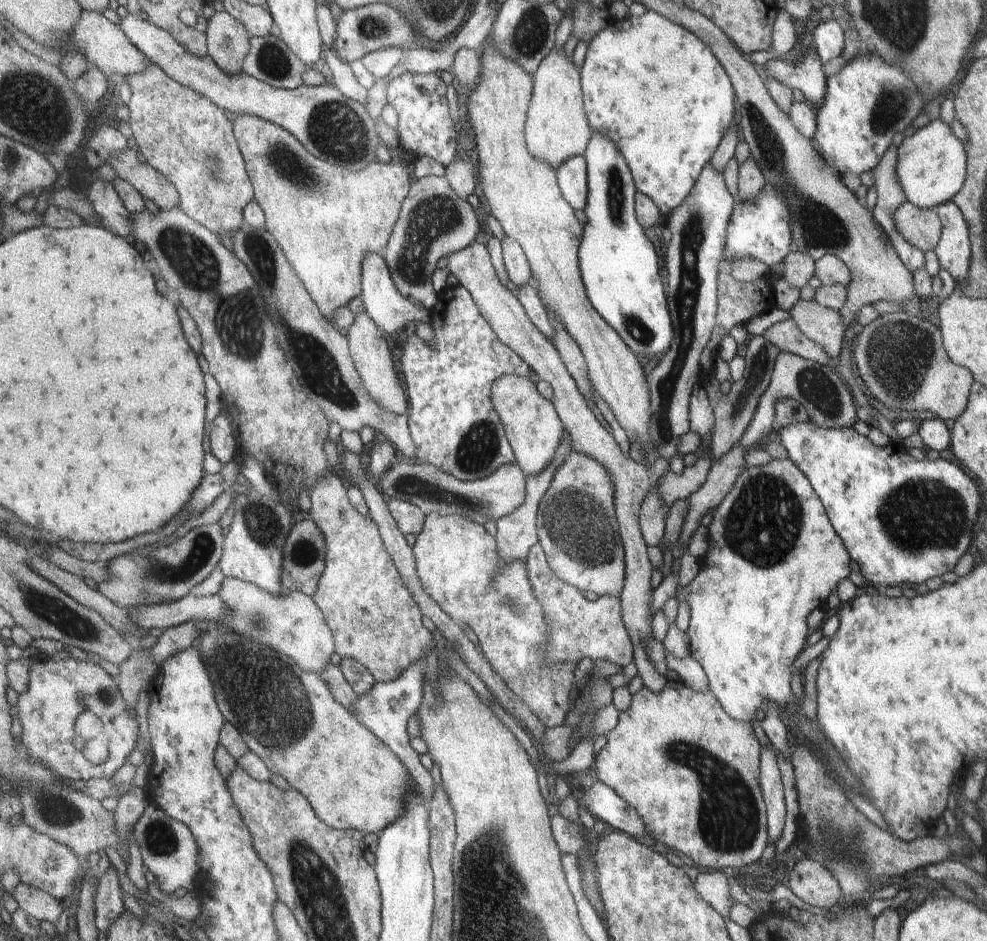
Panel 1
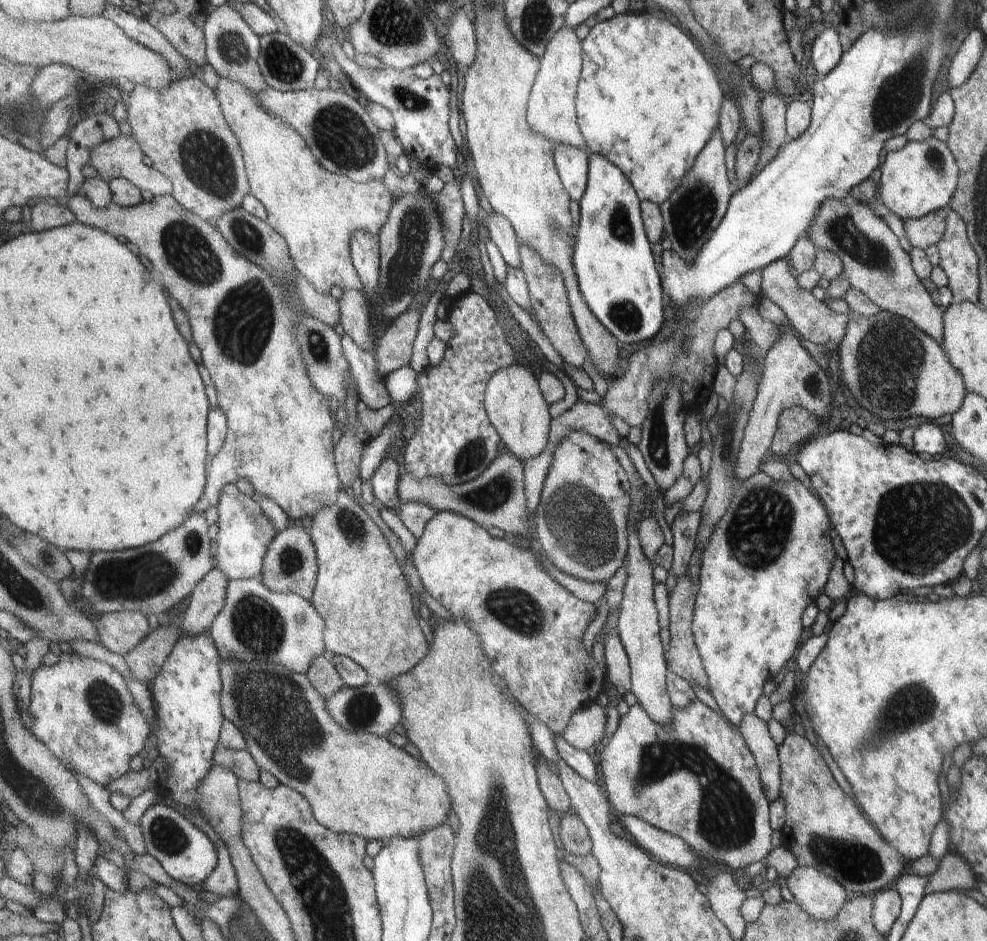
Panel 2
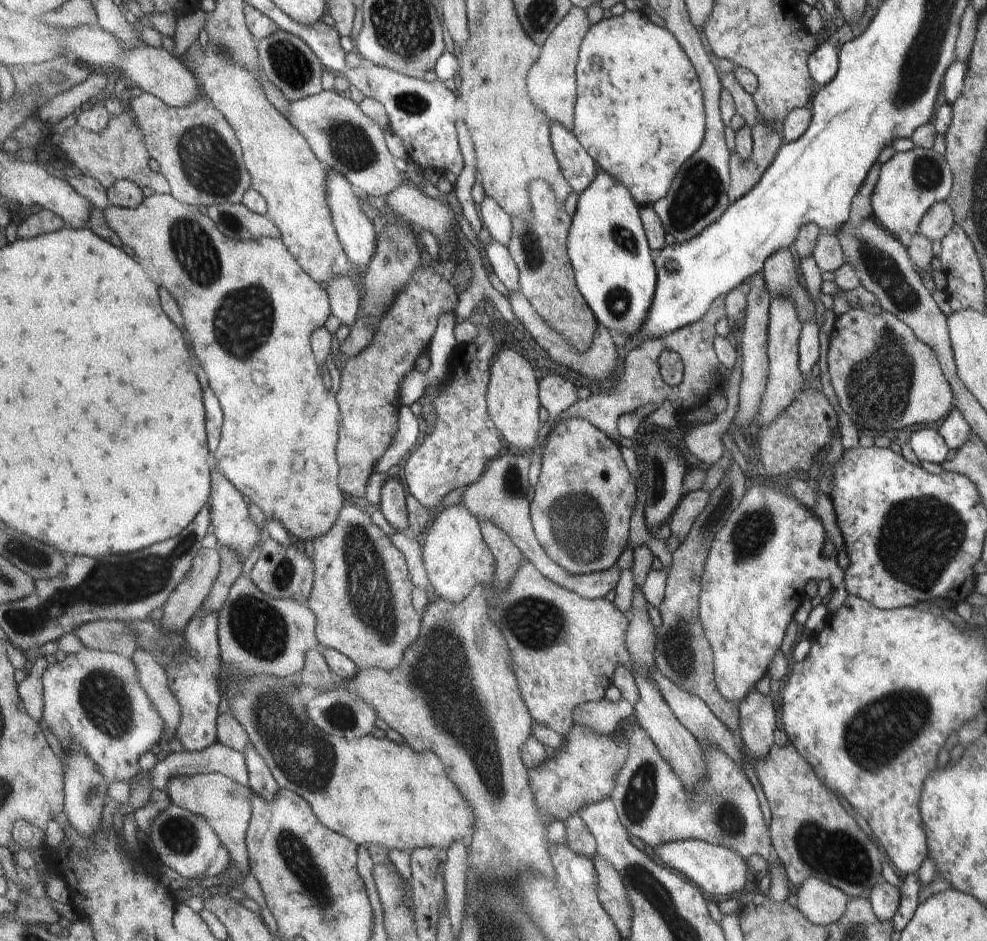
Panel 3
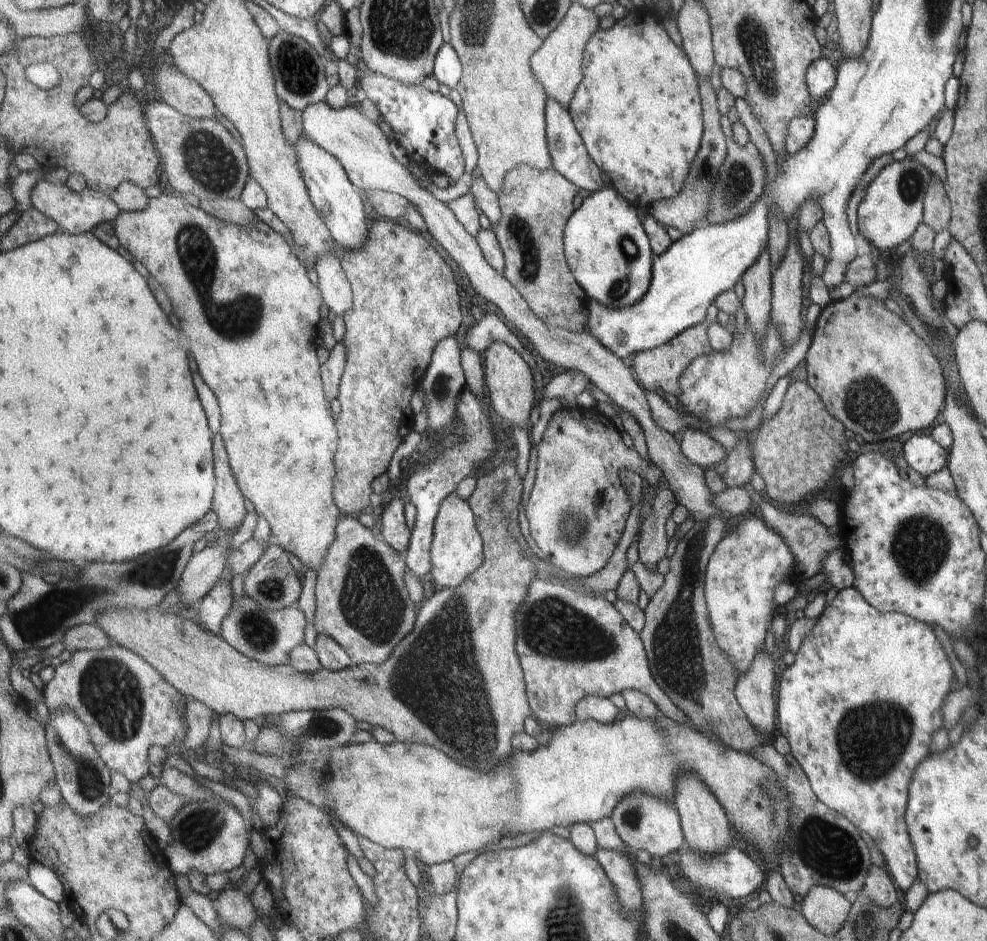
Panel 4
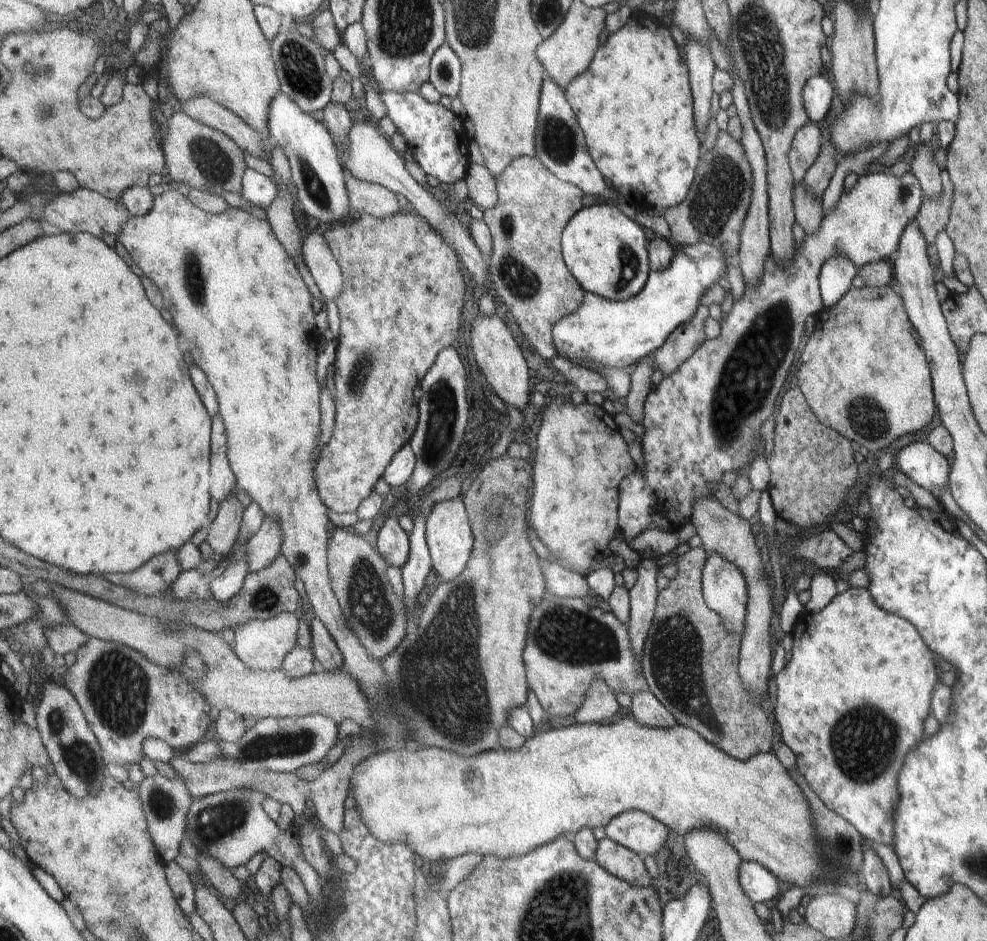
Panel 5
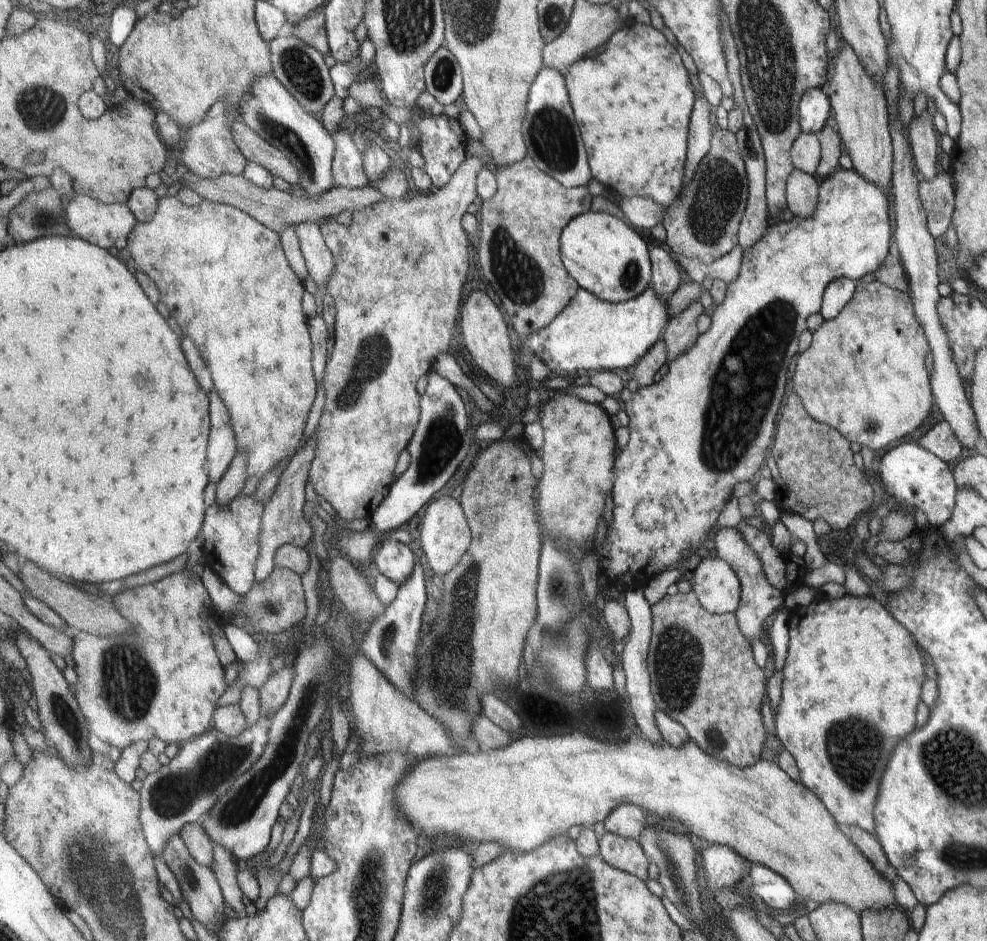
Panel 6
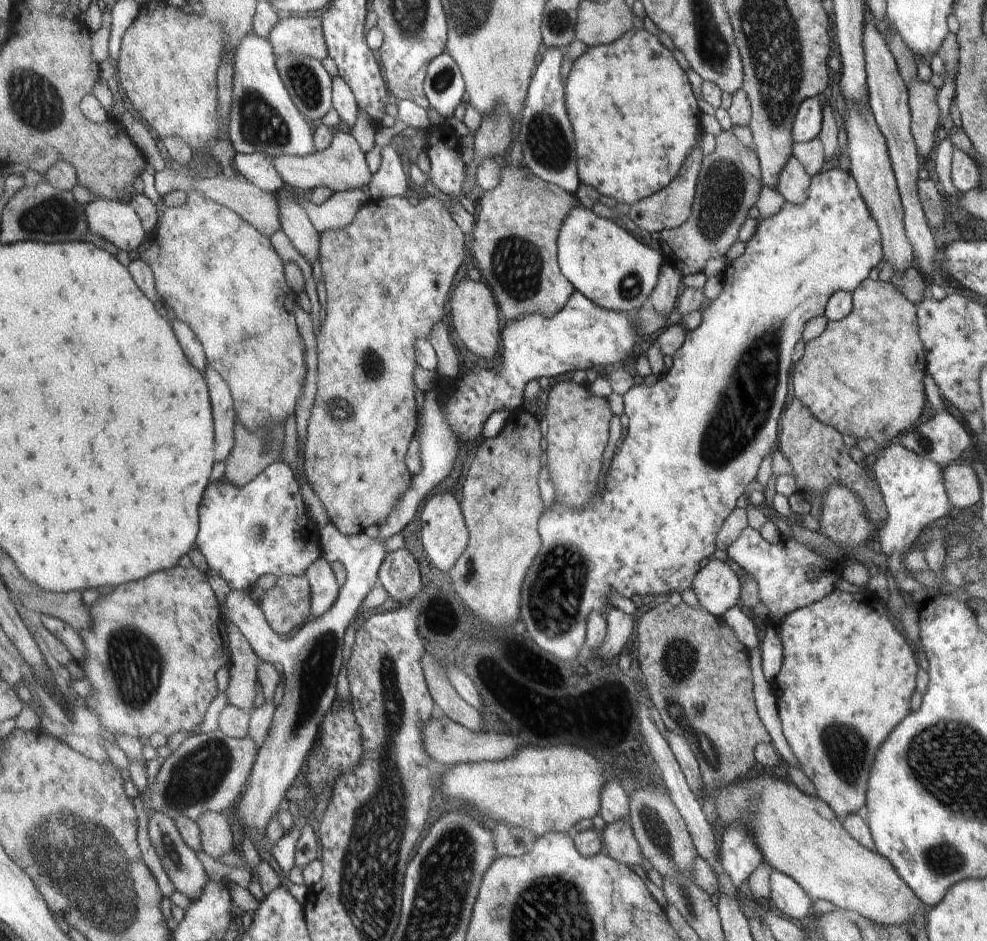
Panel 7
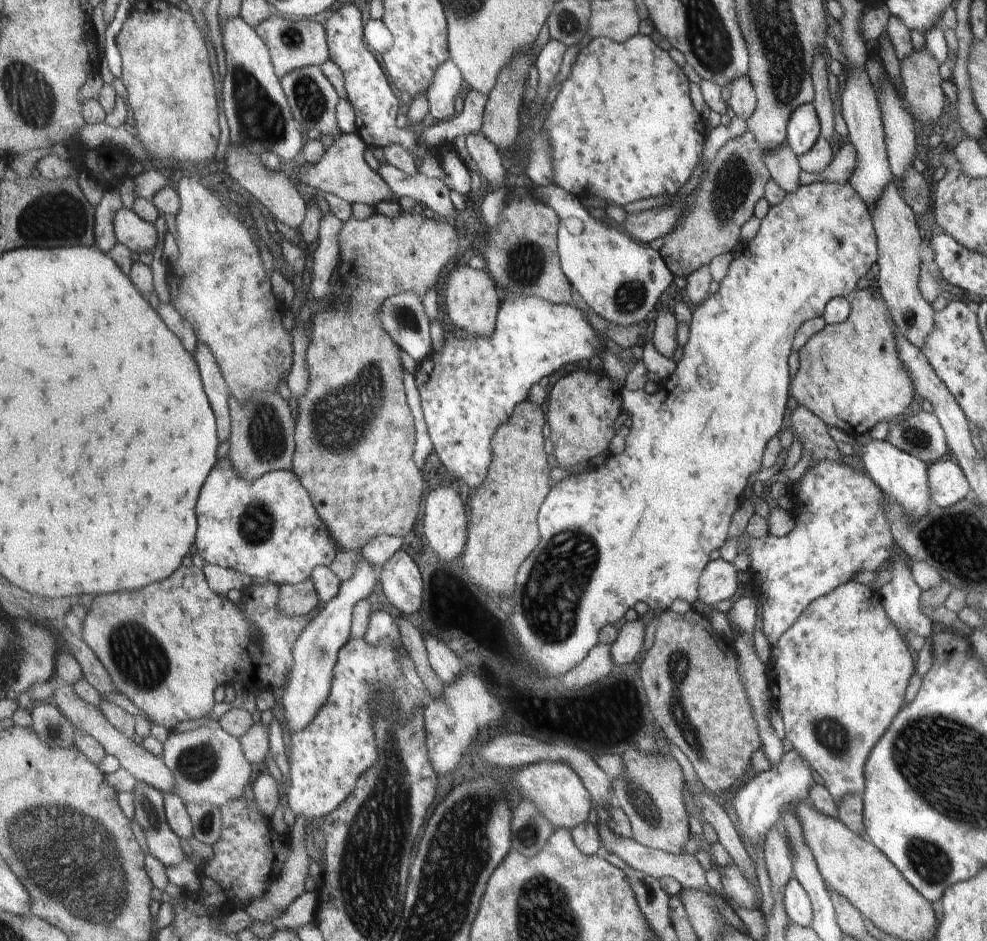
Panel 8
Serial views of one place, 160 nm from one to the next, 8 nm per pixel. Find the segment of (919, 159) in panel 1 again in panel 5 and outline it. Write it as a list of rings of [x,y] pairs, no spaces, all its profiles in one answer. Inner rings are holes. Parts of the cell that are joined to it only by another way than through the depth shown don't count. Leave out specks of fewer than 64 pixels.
[[[871,170],[868,174],[860,175],[855,181],[855,184],[846,191],[841,191],[837,202],[833,209],[822,212],[822,217],[819,226],[814,233],[805,233],[800,244],[795,243],[792,248],[792,256],[788,263],[784,265],[778,265],[769,255],[764,258],[762,269],[756,285],[745,285],[742,295],[732,301],[731,308],[728,315],[723,318],[723,321],[719,322],[720,331],[717,338],[705,339],[699,348],[671,375],[664,377],[662,381],[655,387],[648,395],[644,404],[644,417],[640,423],[643,426],[644,433],[641,435],[641,450],[642,457],[644,458],[644,468],[637,469],[629,476],[625,476],[619,484],[619,508],[617,508],[617,514],[619,514],[619,520],[617,520],[617,527],[622,533],[622,540],[625,544],[633,546],[632,542],[643,534],[647,528],[653,528],[655,525],[660,530],[668,532],[676,532],[679,527],[685,523],[693,524],[694,520],[694,505],[700,499],[714,498],[715,484],[721,480],[721,476],[725,472],[735,472],[737,470],[743,470],[749,462],[751,462],[751,456],[753,456],[753,450],[755,450],[755,444],[757,444],[757,436],[759,436],[759,426],[772,415],[773,406],[775,406],[775,398],[785,382],[785,376],[793,358],[795,358],[795,352],[799,349],[799,341],[804,338],[803,323],[807,316],[814,316],[821,310],[820,304],[820,290],[818,285],[818,276],[820,268],[827,259],[832,256],[845,256],[846,259],[856,268],[860,269],[863,265],[871,264],[877,261],[883,261],[883,258],[892,257],[893,251],[898,245],[900,234],[902,233],[905,224],[914,220],[917,214],[921,199],[922,192],[919,188],[918,180],[913,176],[913,173],[906,172],[900,178],[894,178],[894,176],[886,170]]]

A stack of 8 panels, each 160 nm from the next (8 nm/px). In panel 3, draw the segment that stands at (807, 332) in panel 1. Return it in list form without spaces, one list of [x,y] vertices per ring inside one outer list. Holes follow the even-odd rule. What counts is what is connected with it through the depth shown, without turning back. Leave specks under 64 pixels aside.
[[[777,249],[763,263],[762,274],[771,297],[787,297],[796,308],[796,315],[803,324],[814,316],[814,307],[806,289],[797,283],[795,264],[788,249]]]

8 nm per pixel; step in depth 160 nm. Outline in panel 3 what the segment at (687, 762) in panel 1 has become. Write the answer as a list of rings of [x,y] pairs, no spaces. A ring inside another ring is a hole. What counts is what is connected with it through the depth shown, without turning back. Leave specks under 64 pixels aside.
[[[631,720],[622,732],[630,740],[630,756],[616,779],[611,799],[618,808],[627,832],[647,843],[649,849],[665,843],[699,839],[731,849],[745,861],[751,854],[757,854],[768,866],[767,899],[775,903],[785,901],[790,894],[785,870],[770,843],[757,796],[740,767],[717,747],[706,747],[703,749],[706,778],[693,791],[689,791],[662,757],[655,741],[639,723]]]

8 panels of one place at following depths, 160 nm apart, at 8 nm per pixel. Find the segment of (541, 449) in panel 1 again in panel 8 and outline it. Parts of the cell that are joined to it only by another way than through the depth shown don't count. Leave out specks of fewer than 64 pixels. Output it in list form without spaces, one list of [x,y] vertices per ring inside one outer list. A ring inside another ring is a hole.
[[[468,263],[460,264],[448,272],[446,283],[446,309],[450,320],[467,334],[488,337],[495,332],[498,323],[501,298],[497,285],[488,271],[476,269]]]

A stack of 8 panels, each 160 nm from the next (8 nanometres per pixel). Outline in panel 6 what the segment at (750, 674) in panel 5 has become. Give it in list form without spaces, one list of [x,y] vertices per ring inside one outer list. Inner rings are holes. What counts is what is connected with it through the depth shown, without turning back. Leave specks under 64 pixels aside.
[[[735,527],[716,529],[715,536],[712,539],[715,543],[714,551],[716,556],[730,565],[737,573],[738,579],[742,581],[742,598],[739,599],[739,606],[734,612],[739,628],[741,628],[743,636],[746,637],[748,642],[753,639],[759,639],[759,636],[763,636],[761,630],[763,621],[769,614],[773,614],[775,608],[782,604],[784,594],[771,588],[770,584],[767,584],[767,579],[761,570],[759,560],[751,548],[749,548],[749,545],[741,539]]]

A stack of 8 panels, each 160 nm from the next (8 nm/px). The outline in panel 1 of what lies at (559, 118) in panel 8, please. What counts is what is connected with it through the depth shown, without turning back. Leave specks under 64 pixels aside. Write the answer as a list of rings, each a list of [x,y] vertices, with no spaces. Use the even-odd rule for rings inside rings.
[[[647,10],[640,17],[629,16],[624,19],[611,19],[607,28],[597,32],[595,38],[588,44],[586,59],[582,66],[582,90],[584,95],[585,112],[587,119],[591,124],[594,134],[601,132],[609,136],[611,140],[621,149],[627,164],[630,165],[636,187],[643,194],[646,194],[660,208],[662,214],[669,216],[679,205],[685,202],[687,196],[691,194],[695,183],[698,181],[699,173],[702,168],[709,163],[709,159],[715,150],[721,134],[723,134],[730,122],[733,122],[733,90],[726,72],[721,64],[710,52],[710,48],[695,36],[694,32],[687,30],[683,25],[675,24],[675,21],[669,20],[666,16],[658,12]]]

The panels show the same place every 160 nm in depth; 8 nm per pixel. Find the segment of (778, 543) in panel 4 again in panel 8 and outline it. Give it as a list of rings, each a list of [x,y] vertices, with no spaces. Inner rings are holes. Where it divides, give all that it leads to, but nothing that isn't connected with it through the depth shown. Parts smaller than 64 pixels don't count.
[[[718,558],[703,567],[699,579],[698,602],[705,603],[708,607],[733,598],[737,590],[737,578],[731,563]]]

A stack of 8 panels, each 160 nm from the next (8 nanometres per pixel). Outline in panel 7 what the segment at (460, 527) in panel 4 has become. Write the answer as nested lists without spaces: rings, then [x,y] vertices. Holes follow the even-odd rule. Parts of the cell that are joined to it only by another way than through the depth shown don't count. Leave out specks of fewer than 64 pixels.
[[[449,492],[431,495],[421,508],[420,524],[422,544],[431,563],[437,569],[449,572],[463,556],[470,543],[470,529],[467,526],[461,502],[457,502]]]

